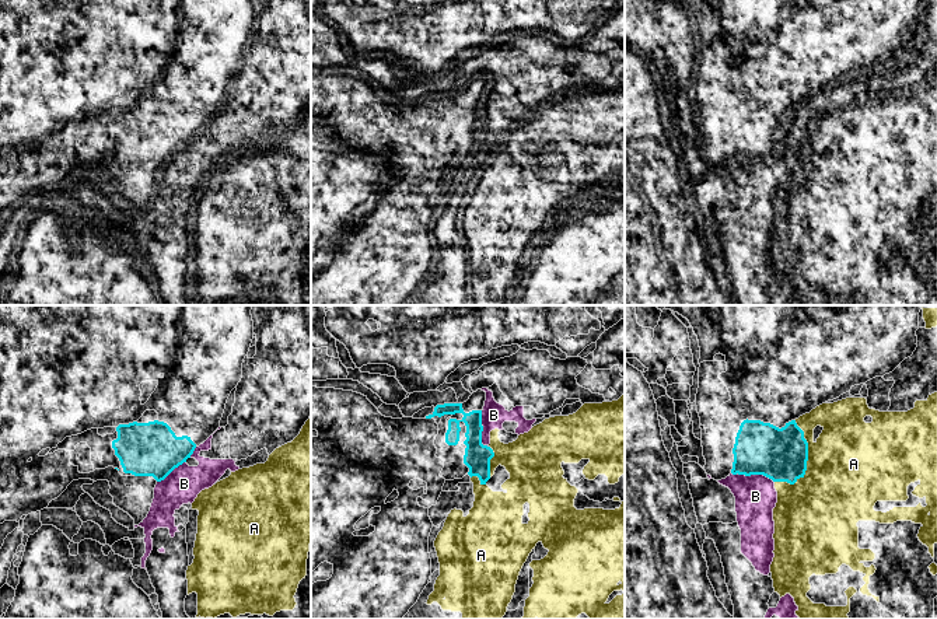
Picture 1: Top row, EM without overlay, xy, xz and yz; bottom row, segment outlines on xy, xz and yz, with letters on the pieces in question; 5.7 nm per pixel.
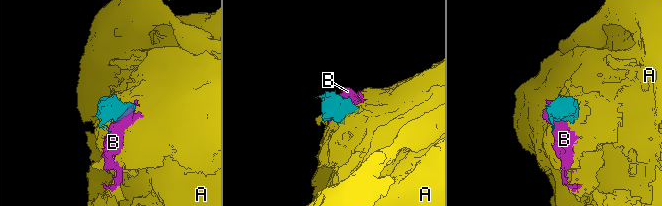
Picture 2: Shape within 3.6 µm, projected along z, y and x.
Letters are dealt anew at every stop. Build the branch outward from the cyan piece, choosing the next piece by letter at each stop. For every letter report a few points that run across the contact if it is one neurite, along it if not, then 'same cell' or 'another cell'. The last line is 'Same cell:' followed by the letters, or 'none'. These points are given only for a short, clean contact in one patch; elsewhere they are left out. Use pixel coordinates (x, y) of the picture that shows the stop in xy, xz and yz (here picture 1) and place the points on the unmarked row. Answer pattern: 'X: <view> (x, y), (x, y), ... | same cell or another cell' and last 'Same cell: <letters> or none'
A: another cell
B: yz (731, 158), (765, 161), (773, 168) | another cell
Same cell: none

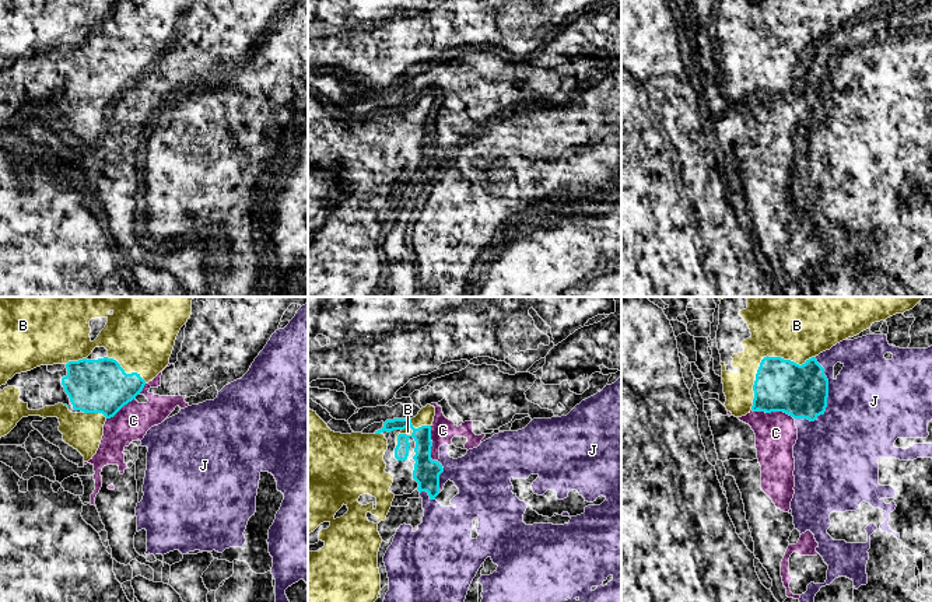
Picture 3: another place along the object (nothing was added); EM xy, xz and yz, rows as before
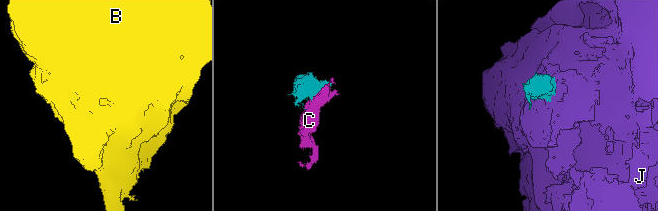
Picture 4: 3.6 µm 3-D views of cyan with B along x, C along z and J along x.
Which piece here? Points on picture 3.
B: same cell
C: yz (752, 95), (785, 98), (794, 105) | another cell
J: another cell
Same cell: B

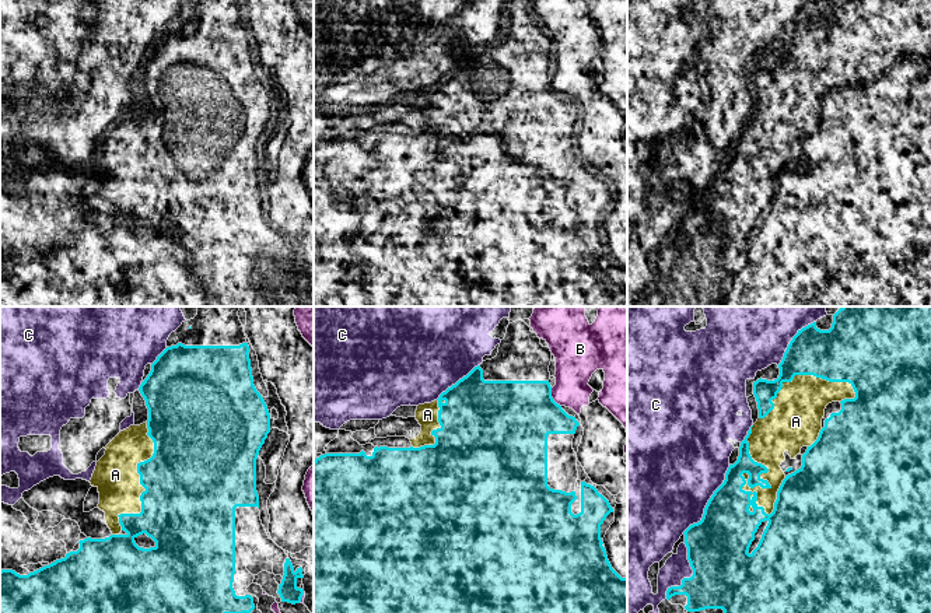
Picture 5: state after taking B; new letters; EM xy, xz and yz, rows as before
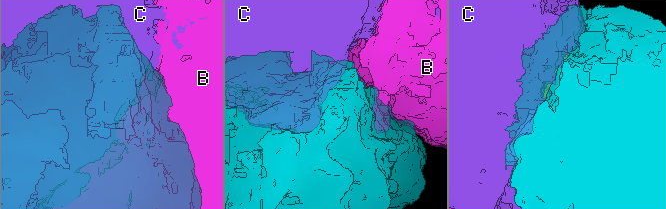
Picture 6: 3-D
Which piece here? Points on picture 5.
A: same cell
B: another cell
C: another cell
Same cell: A

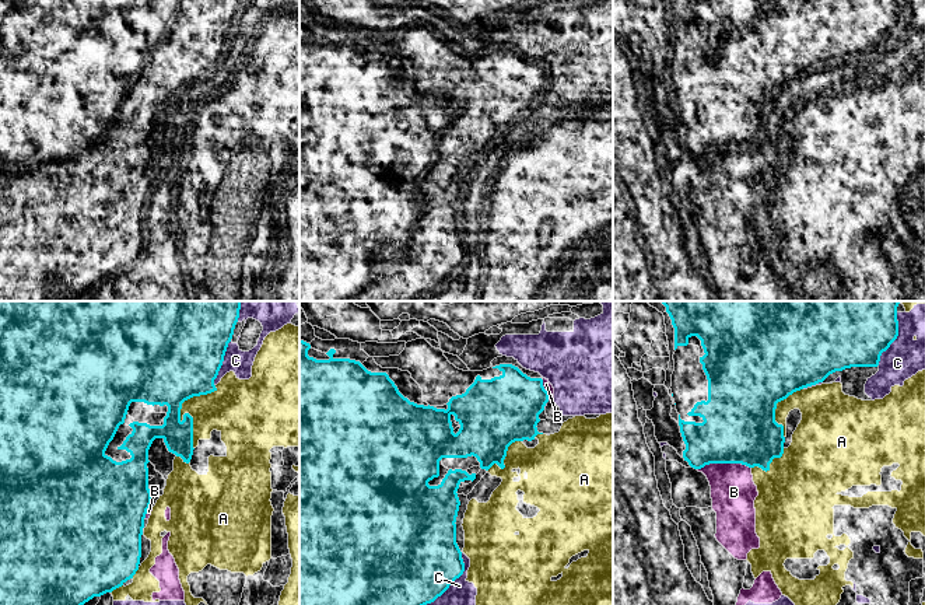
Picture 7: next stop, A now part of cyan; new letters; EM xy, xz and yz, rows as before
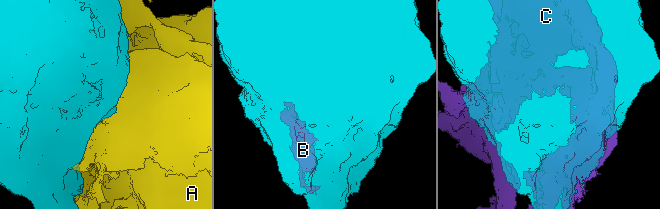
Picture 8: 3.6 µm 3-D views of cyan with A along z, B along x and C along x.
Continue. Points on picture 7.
A: another cell
B: another cell
C: another cell
Same cell: none

